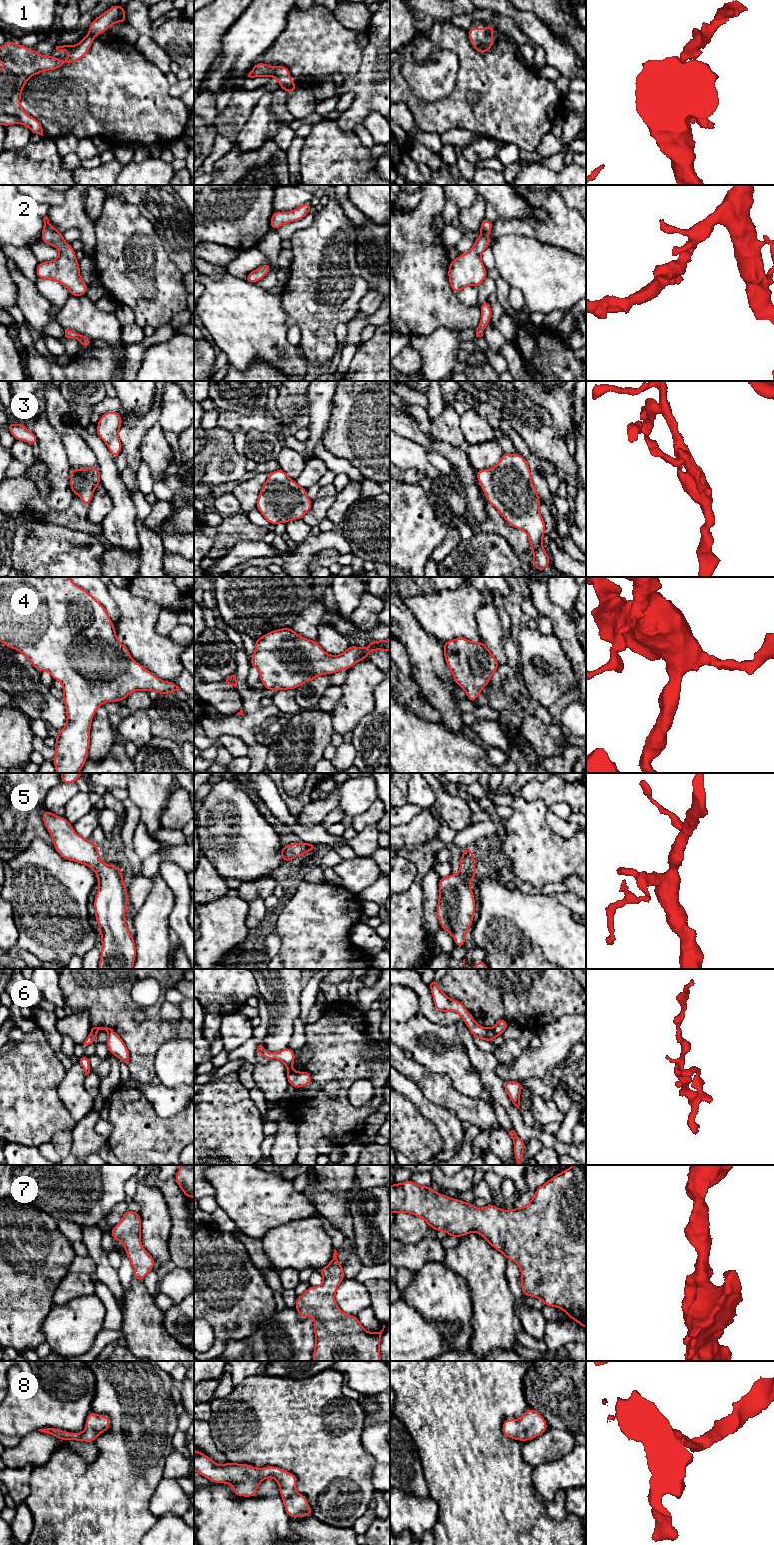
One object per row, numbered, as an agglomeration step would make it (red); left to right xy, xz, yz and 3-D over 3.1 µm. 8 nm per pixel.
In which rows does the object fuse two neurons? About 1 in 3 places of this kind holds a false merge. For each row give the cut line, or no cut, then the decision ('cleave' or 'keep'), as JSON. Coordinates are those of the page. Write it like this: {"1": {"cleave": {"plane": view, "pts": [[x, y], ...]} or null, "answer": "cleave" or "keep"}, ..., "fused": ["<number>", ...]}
{"1": {"cleave": null, "answer": "keep"}, "2": {"cleave": null, "answer": "keep"}, "3": {"cleave": null, "answer": "keep"}, "4": {"cleave": null, "answer": "keep"}, "5": {"cleave": null, "answer": "keep"}, "6": {"cleave": {"plane": "yz", "pts": [[492, 1028], [496, 1035]]}, "answer": "cleave"}, "7": {"cleave": null, "answer": "keep"}, "8": {"cleave": null, "answer": "keep"}, "fused": ["6"]}

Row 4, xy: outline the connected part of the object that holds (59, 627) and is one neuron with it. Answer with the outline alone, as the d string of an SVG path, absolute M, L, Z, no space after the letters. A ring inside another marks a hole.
M0 577L0 642L21 652L41 672L49 672L63 684L67 722L56 735L56 773L78 773L88 758L90 728L95 711L105 702L120 702L134 691L155 691L161 695L181 690L175 682L157 678L131 658L128 648L116 636L106 609L85 589L68 577Z

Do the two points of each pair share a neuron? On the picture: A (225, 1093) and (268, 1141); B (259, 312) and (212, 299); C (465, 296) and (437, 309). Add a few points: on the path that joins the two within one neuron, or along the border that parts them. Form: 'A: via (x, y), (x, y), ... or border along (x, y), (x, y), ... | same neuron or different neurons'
A: border along (264, 1136), (261, 1142), (261, 1154) | different neurons
B: via (247, 312), (235, 312), (229, 307), (224, 307) | same neuron
C: border along (455, 294), (462, 303), (468, 306), (477, 304) | different neurons

